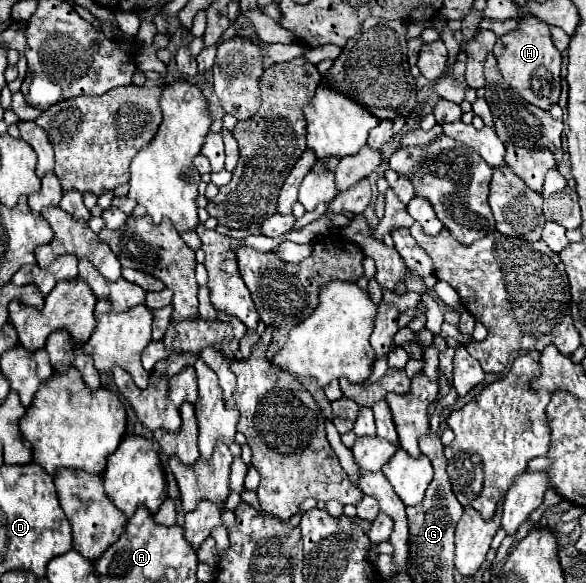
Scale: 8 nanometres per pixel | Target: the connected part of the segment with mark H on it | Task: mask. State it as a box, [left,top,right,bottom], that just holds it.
[494,16,562,110]

